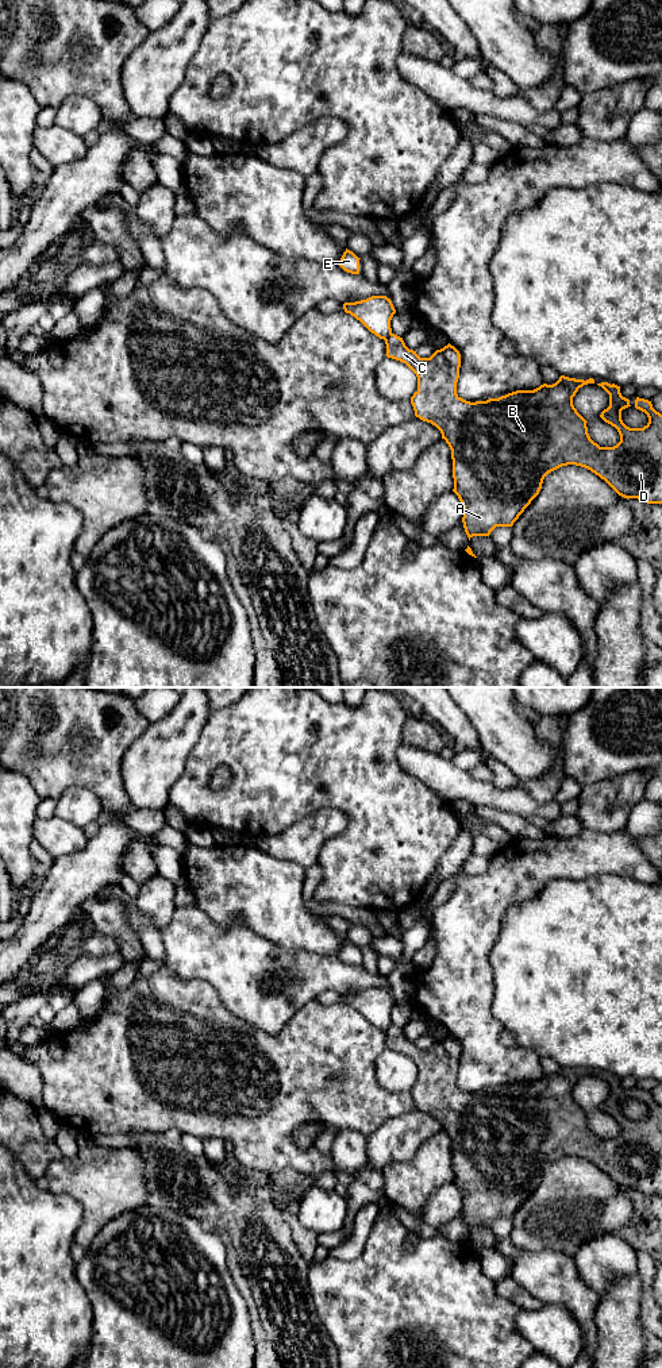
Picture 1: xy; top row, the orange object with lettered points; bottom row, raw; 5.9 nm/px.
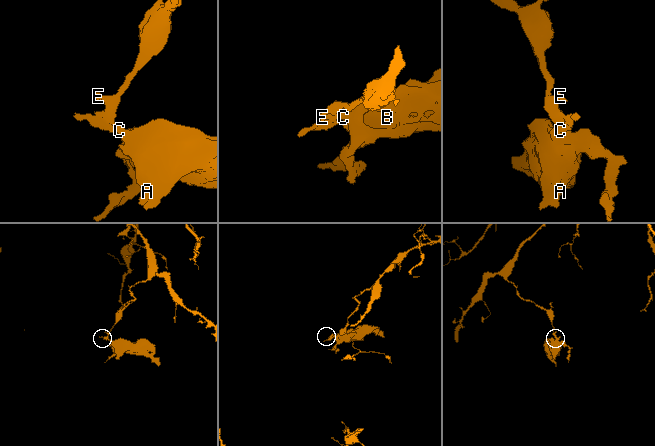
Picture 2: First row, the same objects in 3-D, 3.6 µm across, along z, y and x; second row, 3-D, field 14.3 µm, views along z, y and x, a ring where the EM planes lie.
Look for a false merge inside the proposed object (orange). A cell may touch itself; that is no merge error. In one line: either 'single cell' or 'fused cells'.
fused cells

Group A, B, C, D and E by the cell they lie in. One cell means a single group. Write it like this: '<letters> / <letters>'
A B C D / E

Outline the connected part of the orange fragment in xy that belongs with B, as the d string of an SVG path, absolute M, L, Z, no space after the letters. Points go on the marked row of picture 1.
M394 334L385 339L385 344L386 357L405 363L417 377L417 390L411 397L415 416L435 425L451 450L453 492L463 506L462 523L469 540L473 536L489 536L496 527L512 527L539 494L544 477L567 465L590 470L627 500L638 498L647 504L662 504L662 415L653 408L651 401L636 397L635 408L647 415L648 423L643 428L630 428L621 420L621 411L631 405L630 400L621 396L620 386L608 382L597 384L609 394L609 406L601 412L600 417L615 427L620 435L616 446L600 447L588 433L588 421L573 405L573 397L578 389L594 384L593 378L584 381L561 375L553 385L543 384L534 390L516 390L499 398L470 402L457 394L461 354L454 346L449 343L430 358L420 358L416 351L405 346L403 338Z

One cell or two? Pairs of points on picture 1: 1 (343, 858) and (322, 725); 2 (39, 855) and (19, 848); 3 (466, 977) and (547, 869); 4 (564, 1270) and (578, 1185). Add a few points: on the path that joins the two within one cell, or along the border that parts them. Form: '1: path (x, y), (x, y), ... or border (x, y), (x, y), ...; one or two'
1: path (355, 825), (355, 774), (339, 758); one
2: border (34, 840), (30, 846), (35, 863), (33, 883); two
3: path (466, 944), (466, 933), (515, 881); one
4: border (535, 1249), (557, 1249), (572, 1256); two

